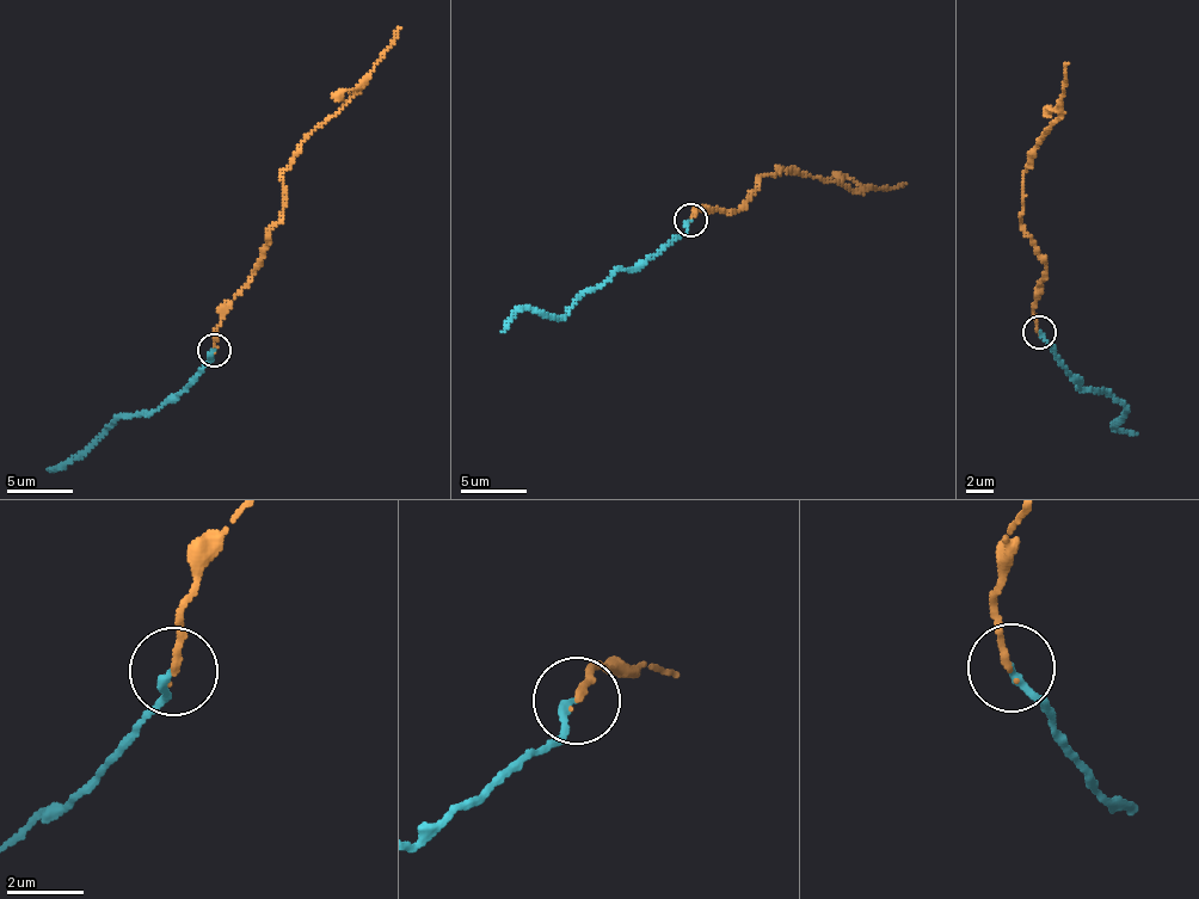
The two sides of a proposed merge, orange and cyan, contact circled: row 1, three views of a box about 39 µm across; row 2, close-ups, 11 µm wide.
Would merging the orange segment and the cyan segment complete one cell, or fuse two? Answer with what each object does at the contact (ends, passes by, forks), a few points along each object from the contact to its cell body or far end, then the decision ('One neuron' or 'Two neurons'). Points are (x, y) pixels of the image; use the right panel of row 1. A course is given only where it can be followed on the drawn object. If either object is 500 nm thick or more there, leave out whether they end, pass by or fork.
At the ring orange ends. At the ring cyan ends. Course of orange: (1040, 331), (1035, 295), (1046, 264), (1021, 220), (1028, 153), (1059, 116), (1064, 65). Course of cyan: (1040, 331), (1080, 387), (1102, 390), (1124, 404), (1116, 428), (1137, 433). One neuron

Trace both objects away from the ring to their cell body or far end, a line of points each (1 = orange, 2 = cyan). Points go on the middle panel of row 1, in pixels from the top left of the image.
1: (692, 221), (702, 207), (736, 210), (761, 176), (775, 176), (780, 167), (792, 166), (853, 190), (907, 184)
2: (692, 221), (676, 240), (583, 291), (565, 314), (518, 311), (500, 331)

